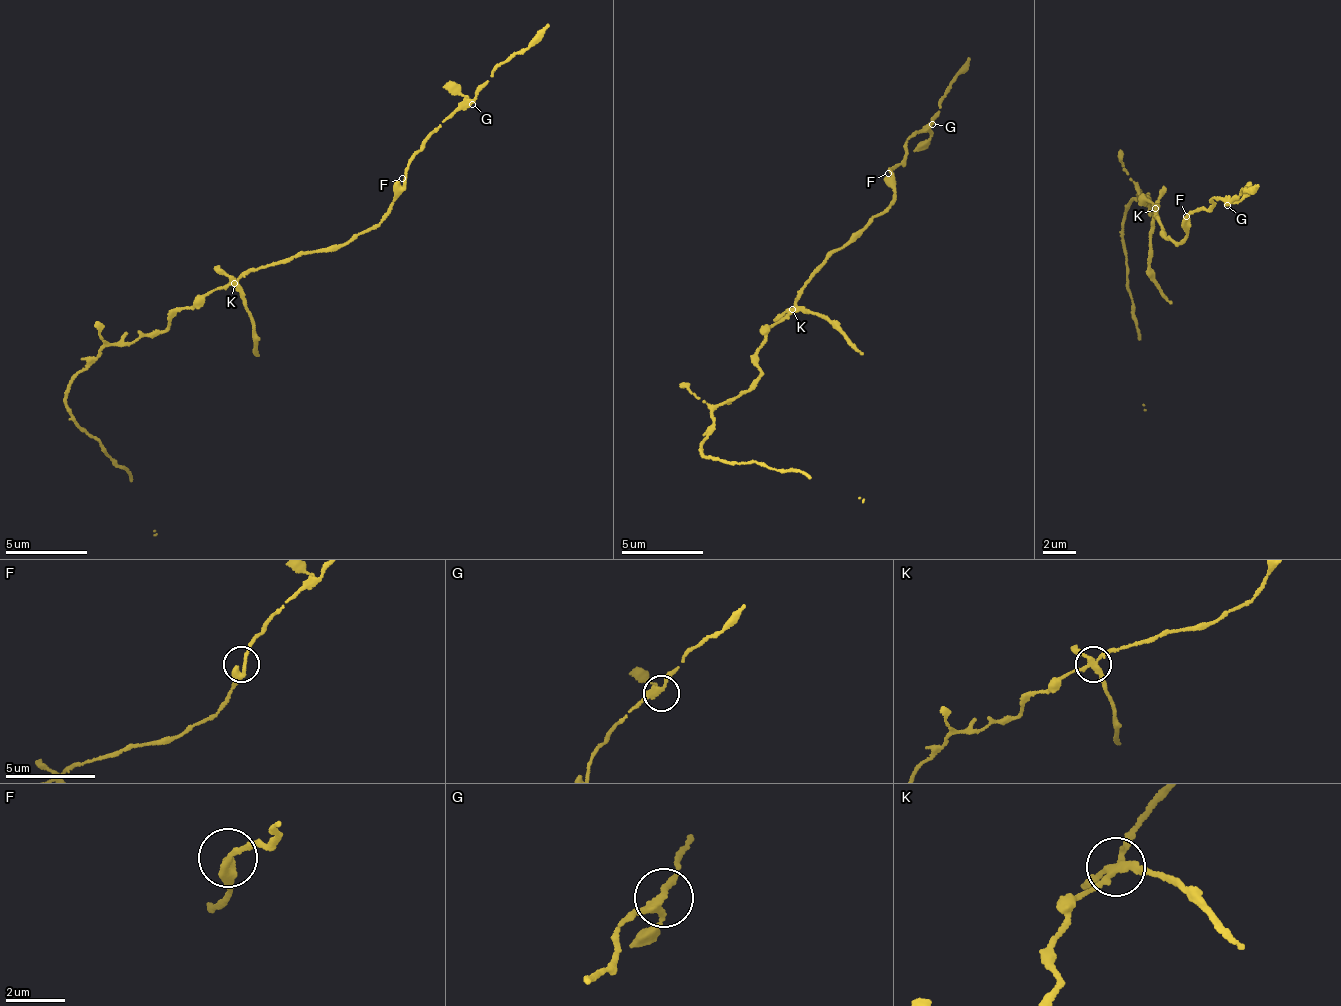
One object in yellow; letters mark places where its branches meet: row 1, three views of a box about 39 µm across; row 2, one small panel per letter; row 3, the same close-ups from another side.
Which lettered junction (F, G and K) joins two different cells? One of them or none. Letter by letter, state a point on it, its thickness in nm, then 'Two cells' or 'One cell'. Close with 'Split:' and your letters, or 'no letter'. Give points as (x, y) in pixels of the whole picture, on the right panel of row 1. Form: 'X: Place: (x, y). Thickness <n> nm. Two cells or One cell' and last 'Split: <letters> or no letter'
F: Place: (1186, 216). Thickness 280 nm. One cell
G: Place: (1227, 205). Thickness 200 nm. One cell
K: Place: (1155, 208). Thickness 220 nm. Two cells
Split: K

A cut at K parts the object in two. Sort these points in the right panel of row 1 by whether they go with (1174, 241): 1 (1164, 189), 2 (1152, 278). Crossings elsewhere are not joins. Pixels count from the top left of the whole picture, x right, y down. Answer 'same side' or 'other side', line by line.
1: other side
2: other side

